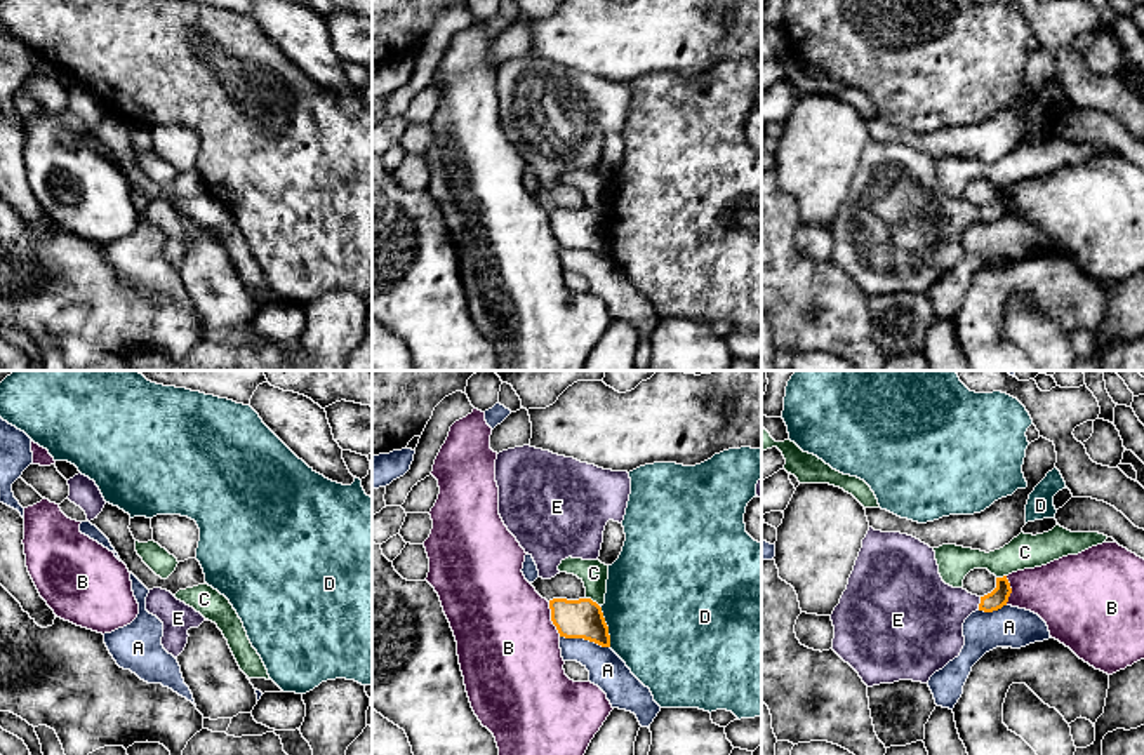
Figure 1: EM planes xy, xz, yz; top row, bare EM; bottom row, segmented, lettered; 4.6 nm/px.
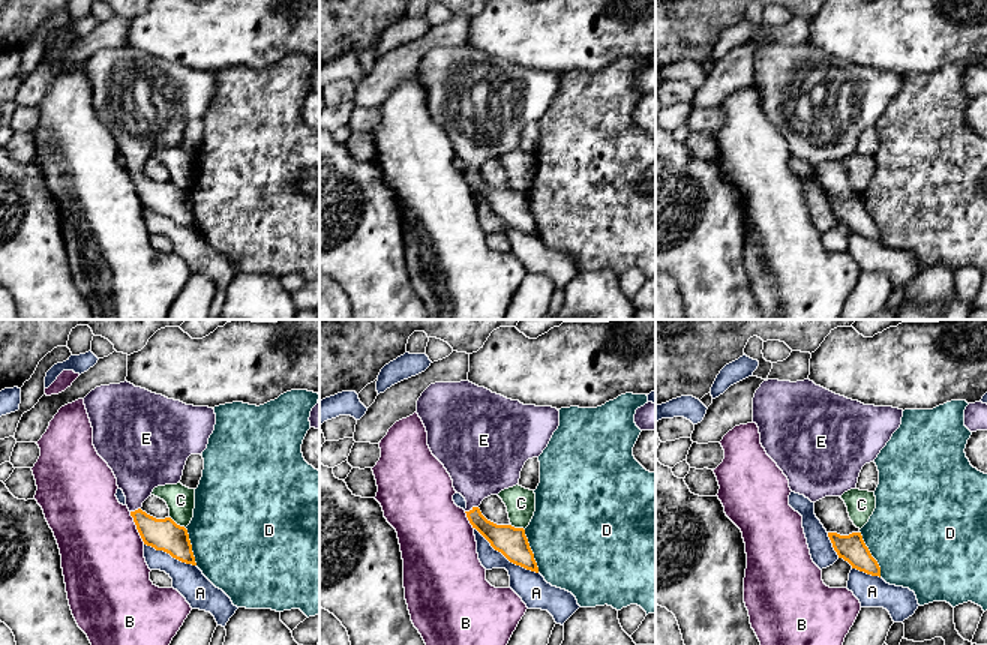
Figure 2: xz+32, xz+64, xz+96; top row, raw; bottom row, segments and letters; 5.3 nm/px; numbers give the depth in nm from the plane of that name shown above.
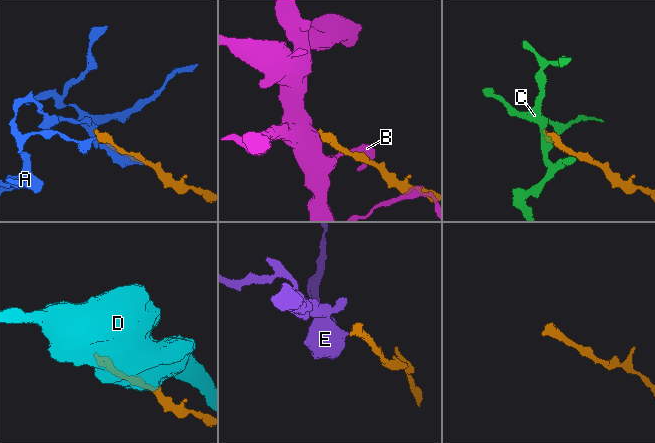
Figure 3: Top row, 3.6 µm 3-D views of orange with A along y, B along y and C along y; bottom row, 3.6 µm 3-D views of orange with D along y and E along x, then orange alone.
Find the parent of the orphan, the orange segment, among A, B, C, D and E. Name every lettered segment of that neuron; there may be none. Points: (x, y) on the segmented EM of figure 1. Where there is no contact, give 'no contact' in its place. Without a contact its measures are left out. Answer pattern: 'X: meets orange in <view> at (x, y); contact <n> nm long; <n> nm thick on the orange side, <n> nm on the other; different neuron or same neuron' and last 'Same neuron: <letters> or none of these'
A: meets orange in xz at (585, 639); contact 240 nm long; 180 nm thick on the orange side, 170 nm on the other; different neuron
B: meets orange in xz at (552, 620); contact 170 nm long; 180 nm thick on the orange side, 480 nm on the other; different neuron
C: meets orange in xz at (591, 601); contact 80 nm long; 180 nm thick on the orange side, 120 nm on the other; different neuron
D: meets orange in xz at (607, 627); contact 200 nm long; 180 nm thick on the orange side, 500 nm on the other; different neuron
E: meets orange in yz at (979, 604); contact 70 nm long; 90 nm thick on the orange side, 340 nm on the other; same neuron
Same neuron: E

